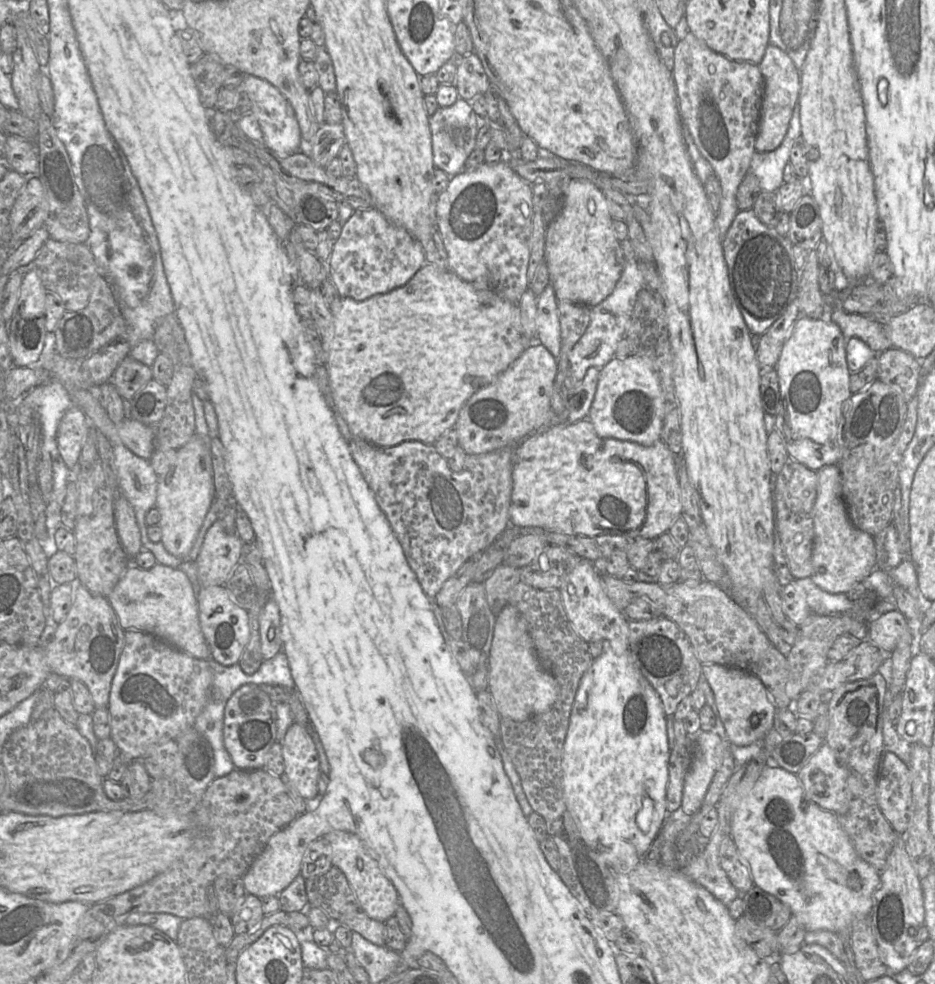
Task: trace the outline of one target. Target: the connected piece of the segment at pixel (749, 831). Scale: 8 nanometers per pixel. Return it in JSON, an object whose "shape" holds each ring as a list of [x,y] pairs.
{"shape":[[[765,766],[733,814],[731,837],[749,869],[754,885],[787,905],[792,914],[804,923],[807,932],[850,929],[857,916],[871,914],[873,896],[880,885],[880,872],[859,857],[835,813],[805,799],[796,774],[780,767]]]}

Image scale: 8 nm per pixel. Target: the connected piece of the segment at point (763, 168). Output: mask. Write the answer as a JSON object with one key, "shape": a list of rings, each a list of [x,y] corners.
{"shape":[[[797,102],[787,133],[780,146],[771,152],[755,152],[748,172],[754,174],[763,192],[775,192],[784,183],[783,171],[789,162],[795,139],[801,135],[800,108]]]}

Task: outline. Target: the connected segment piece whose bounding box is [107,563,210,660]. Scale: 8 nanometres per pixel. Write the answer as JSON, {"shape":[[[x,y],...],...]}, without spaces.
{"shape":[[[156,563],[144,570],[130,565],[107,600],[124,630],[135,629],[151,634],[198,659],[210,658],[210,649],[198,620],[198,605],[192,584],[178,567]]]}

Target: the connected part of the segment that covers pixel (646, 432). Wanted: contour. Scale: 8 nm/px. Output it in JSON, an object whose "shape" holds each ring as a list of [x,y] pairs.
{"shape":[[[635,354],[623,359],[614,357],[600,369],[596,393],[588,414],[588,420],[600,438],[652,445],[661,440],[664,413],[660,373],[655,371],[650,358]]]}

